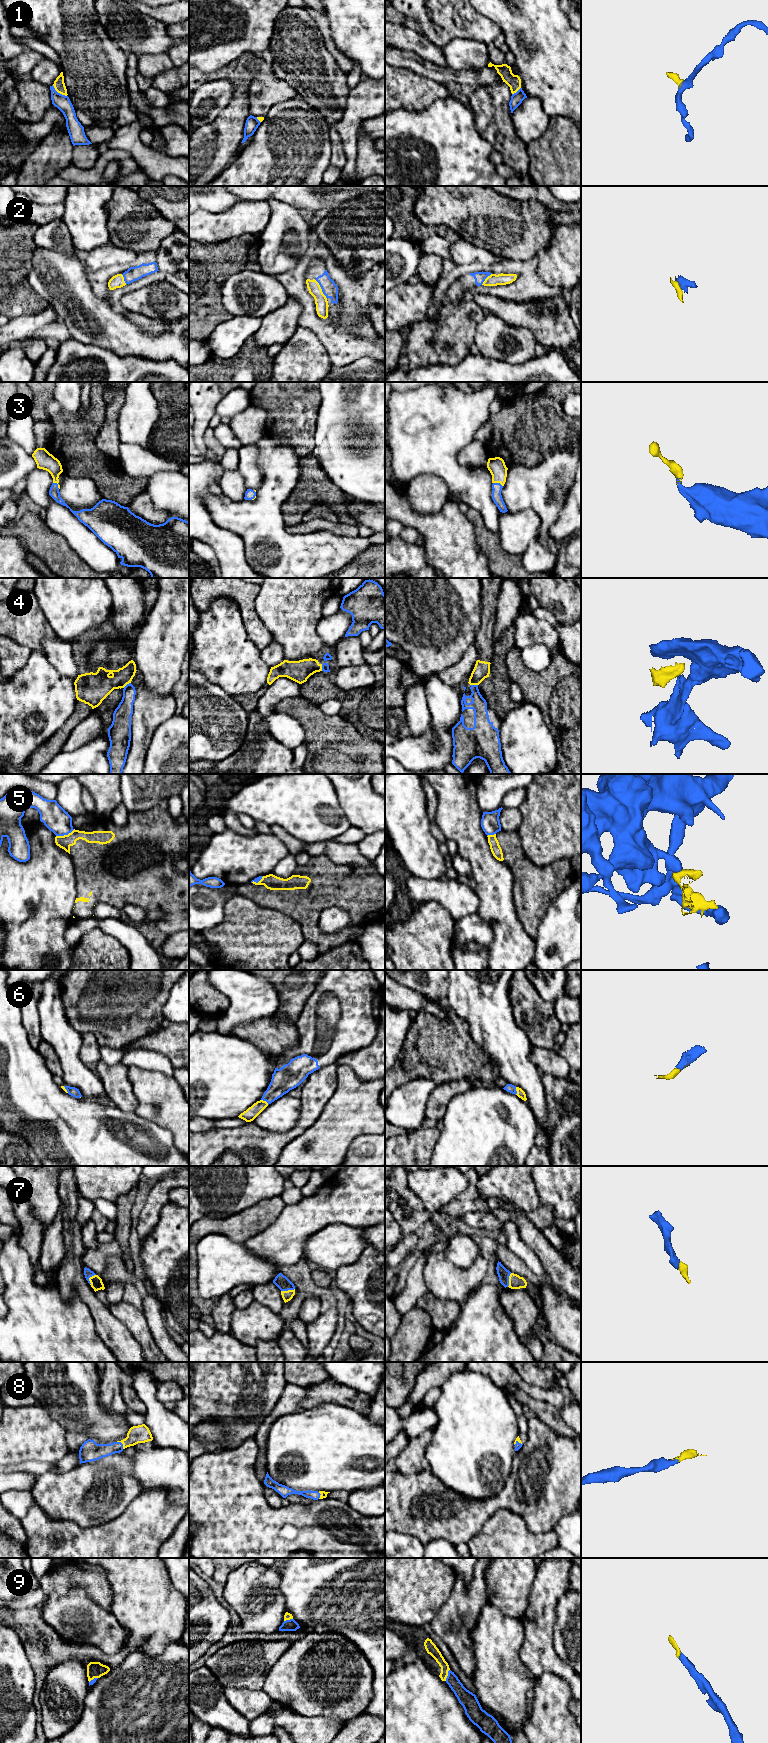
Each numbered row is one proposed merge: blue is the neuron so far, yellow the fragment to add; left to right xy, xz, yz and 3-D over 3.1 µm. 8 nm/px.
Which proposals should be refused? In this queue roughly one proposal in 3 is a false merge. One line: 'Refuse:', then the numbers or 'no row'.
Refuse: 4, 5

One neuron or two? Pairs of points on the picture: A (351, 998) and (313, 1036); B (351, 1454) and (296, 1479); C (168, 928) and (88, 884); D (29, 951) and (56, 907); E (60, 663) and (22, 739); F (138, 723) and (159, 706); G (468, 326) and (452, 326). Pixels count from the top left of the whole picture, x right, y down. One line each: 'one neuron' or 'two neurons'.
A: one neuron
B: one neuron
C: one neuron
D: one neuron
E: two neurons
F: one neuron
G: one neuron

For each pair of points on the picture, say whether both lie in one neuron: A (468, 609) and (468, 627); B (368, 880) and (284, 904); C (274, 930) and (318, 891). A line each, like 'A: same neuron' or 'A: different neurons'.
A: same neuron
B: same neuron
C: different neurons

